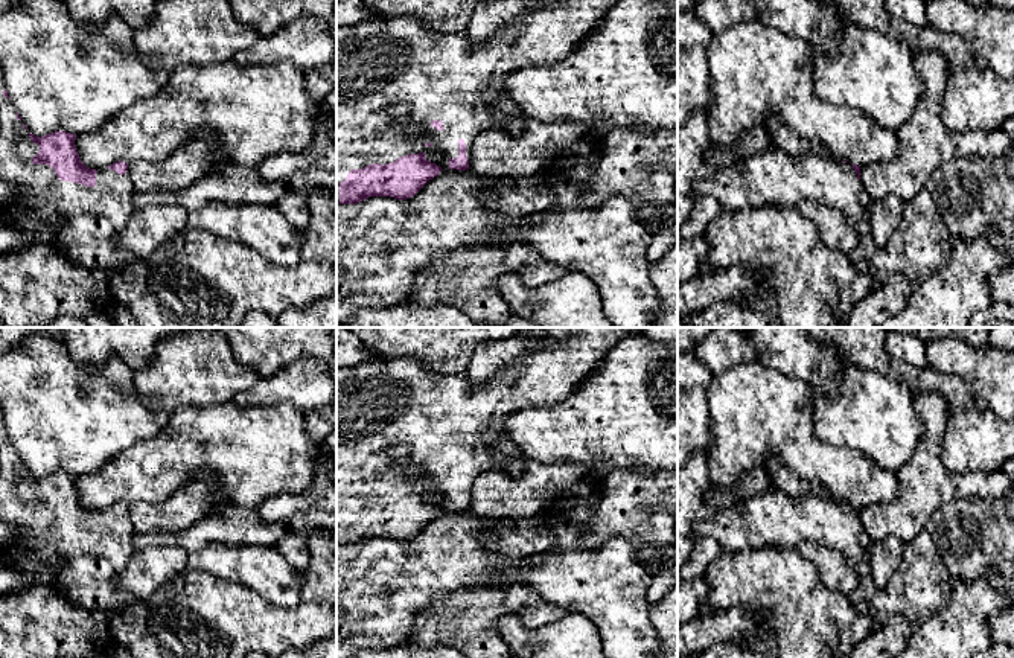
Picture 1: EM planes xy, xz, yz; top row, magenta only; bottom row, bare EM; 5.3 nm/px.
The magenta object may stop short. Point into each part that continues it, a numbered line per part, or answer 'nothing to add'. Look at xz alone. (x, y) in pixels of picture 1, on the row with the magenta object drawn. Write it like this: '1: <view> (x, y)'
1: xz (390, 70)

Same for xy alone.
1: xy (43, 204)

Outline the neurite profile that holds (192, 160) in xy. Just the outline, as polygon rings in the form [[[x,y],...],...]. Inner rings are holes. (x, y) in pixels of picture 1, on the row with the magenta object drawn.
[[[198,133],[161,161],[129,164],[134,187],[139,192],[181,192],[222,163],[215,137]]]

